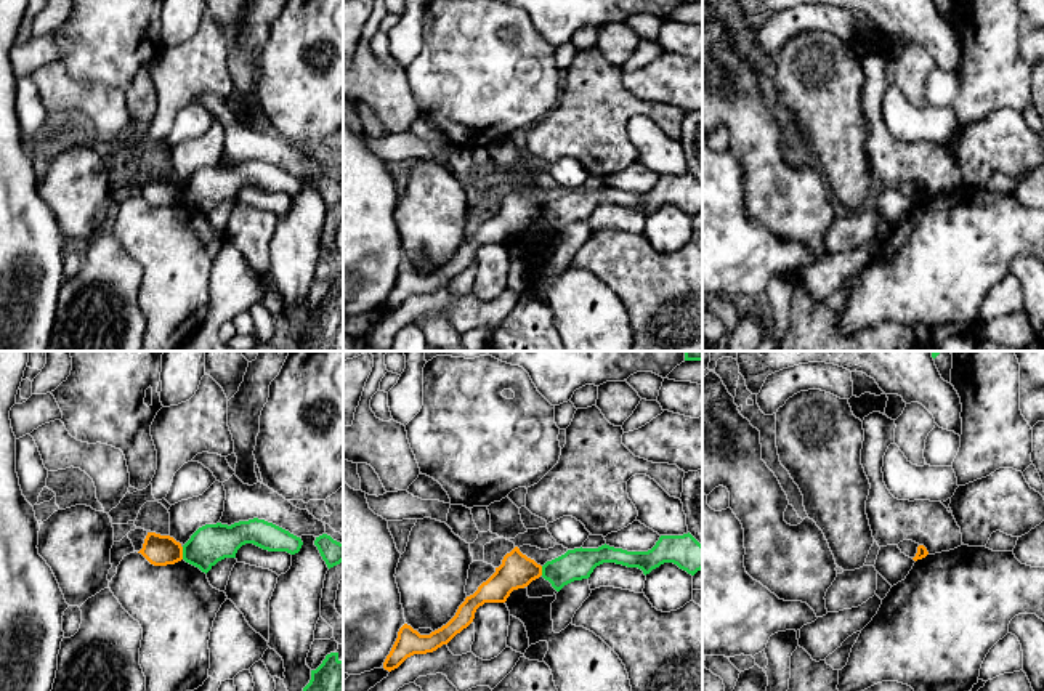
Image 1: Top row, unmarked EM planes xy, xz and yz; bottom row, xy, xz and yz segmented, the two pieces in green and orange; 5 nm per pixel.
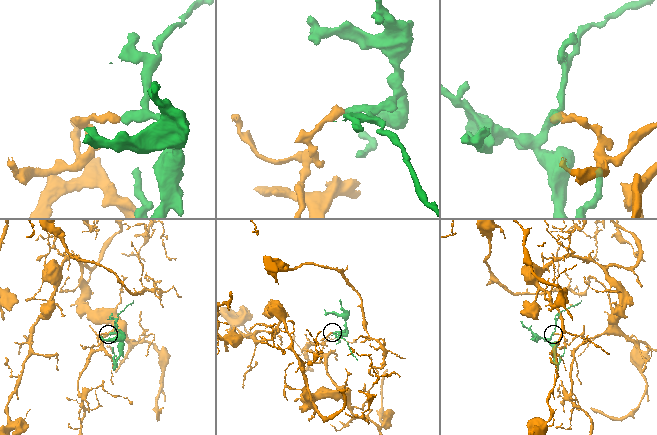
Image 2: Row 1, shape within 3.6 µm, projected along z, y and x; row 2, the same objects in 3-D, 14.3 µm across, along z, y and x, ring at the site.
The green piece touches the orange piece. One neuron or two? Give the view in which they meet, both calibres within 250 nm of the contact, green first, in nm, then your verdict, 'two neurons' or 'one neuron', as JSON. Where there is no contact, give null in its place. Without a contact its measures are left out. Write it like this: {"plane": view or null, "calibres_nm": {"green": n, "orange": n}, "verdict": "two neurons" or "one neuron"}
{"plane": "xy", "calibres_nm": {"green": 190, "orange": 160}, "verdict": "two neurons"}

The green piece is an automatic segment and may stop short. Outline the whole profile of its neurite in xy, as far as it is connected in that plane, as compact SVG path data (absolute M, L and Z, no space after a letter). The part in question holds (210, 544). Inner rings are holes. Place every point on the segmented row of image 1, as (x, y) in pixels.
M253 518L231 526L216 523L199 527L183 545L183 560L207 574L218 561L236 558L245 544L290 555L298 553L303 545L301 539L289 531Z

